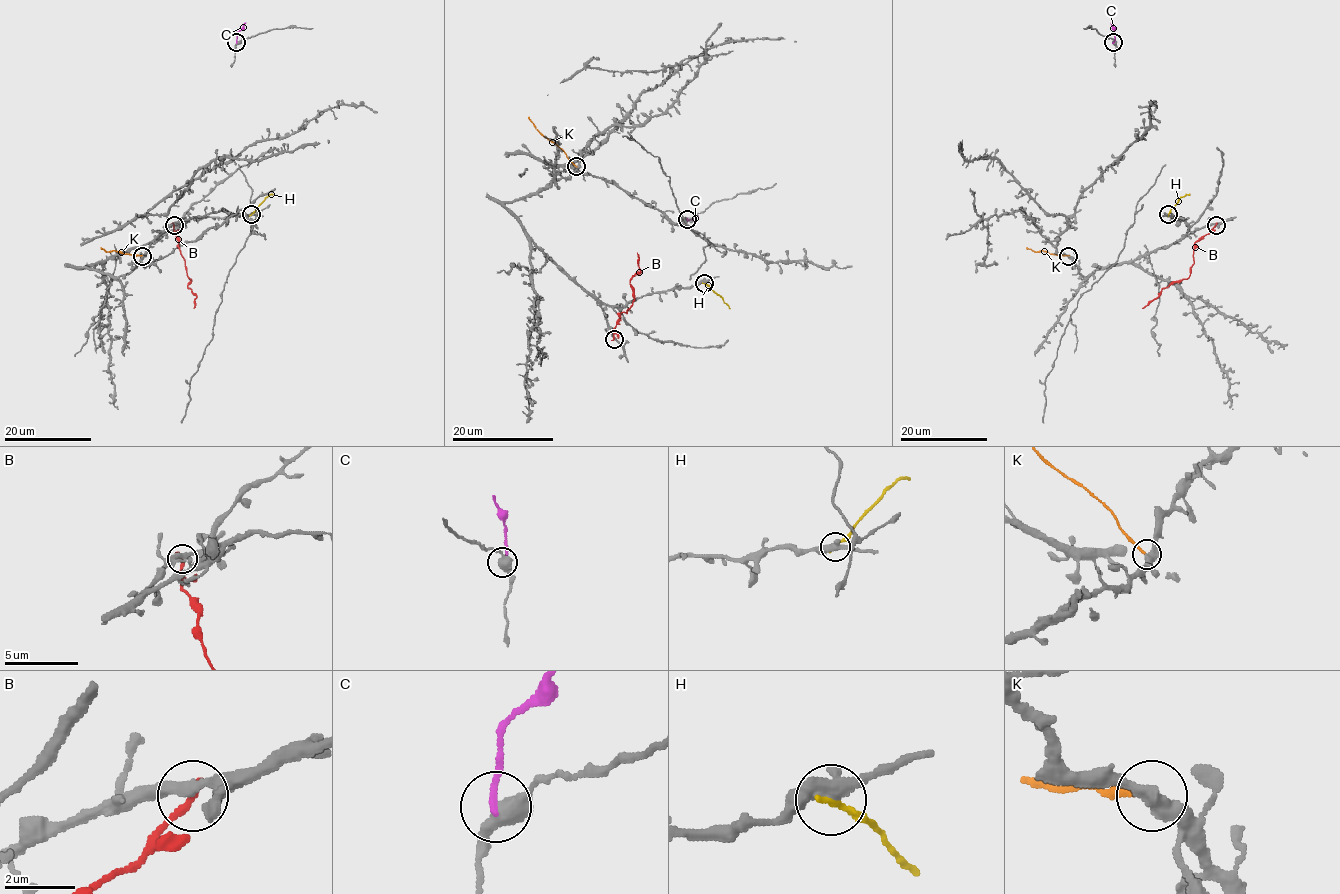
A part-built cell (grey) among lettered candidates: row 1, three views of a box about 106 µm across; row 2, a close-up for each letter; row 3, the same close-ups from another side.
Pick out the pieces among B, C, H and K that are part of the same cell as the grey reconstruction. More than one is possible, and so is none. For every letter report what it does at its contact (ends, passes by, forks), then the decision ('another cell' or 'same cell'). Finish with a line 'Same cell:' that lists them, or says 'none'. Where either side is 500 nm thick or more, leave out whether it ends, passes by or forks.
B: it ends there; another cell
C: it ends there; another cell
H: it ends there; another cell
K: it ends there; another cell
Same cell: none

